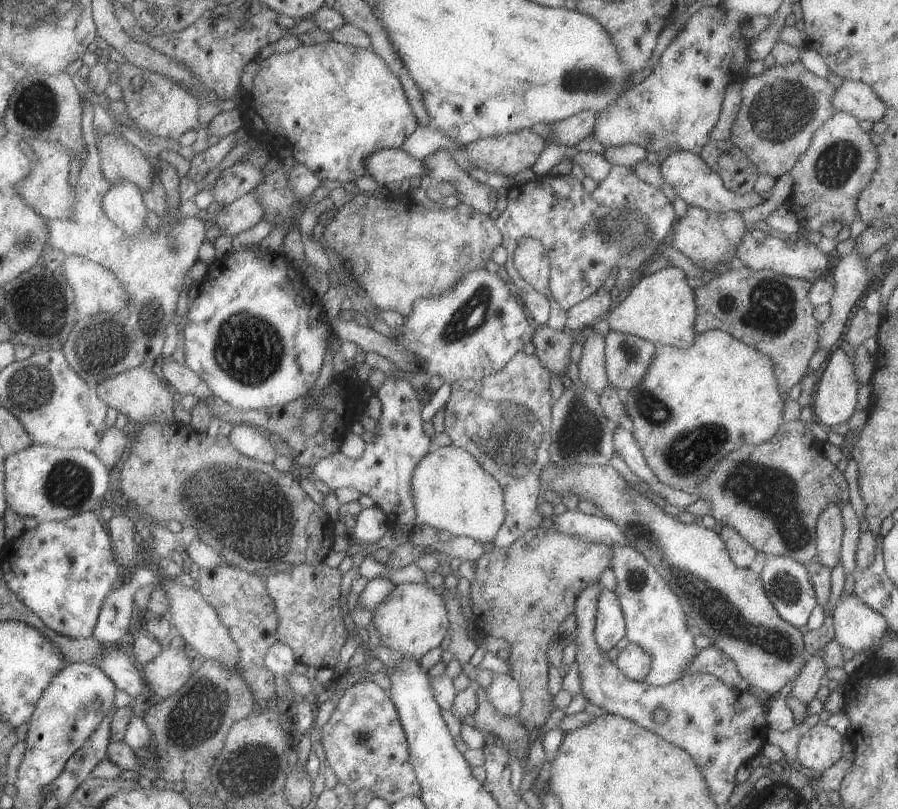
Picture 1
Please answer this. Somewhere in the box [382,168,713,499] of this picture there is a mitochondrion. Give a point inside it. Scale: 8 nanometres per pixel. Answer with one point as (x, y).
(624, 232)

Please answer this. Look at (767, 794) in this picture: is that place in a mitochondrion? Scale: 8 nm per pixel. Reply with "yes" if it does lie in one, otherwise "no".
no

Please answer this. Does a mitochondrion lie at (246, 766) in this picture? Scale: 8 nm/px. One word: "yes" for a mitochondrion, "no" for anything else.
yes

